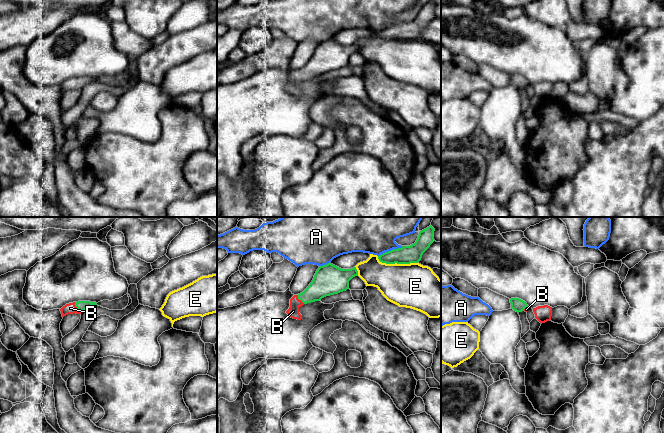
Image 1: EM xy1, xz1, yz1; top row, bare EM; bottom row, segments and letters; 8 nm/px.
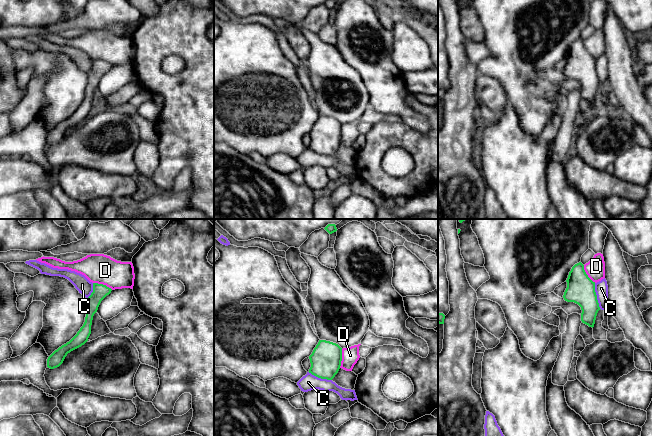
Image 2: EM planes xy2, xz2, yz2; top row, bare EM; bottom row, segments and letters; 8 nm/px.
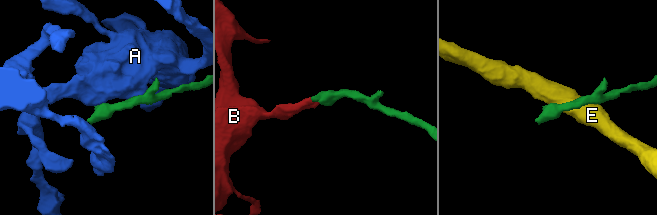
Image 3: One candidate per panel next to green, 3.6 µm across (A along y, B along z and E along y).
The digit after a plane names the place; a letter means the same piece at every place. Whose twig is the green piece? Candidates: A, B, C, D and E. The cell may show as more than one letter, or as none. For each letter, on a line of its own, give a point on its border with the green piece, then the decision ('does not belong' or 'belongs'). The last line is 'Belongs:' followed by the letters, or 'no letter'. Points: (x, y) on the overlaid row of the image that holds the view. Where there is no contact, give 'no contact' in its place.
A: xz1 (391, 250) | does not belong
B: xy1 (76, 306) | belongs
C: yz2 (596, 296) | does not belong
D: xy2 (102, 284) | does not belong
E: xz1 (396, 262) | does not belong
Belongs: B

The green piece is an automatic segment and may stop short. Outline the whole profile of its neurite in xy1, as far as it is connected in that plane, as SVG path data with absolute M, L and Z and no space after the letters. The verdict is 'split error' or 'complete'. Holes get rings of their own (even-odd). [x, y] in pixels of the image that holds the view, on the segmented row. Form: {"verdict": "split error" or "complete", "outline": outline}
{"verdict": "split error", "outline": "M78 301L78 302L66 304L60 309L60 311L61 311L62 317L64 317L68 314L74 314L74 313L81 314L85 309L96 305L97 305L96 302Z"}

